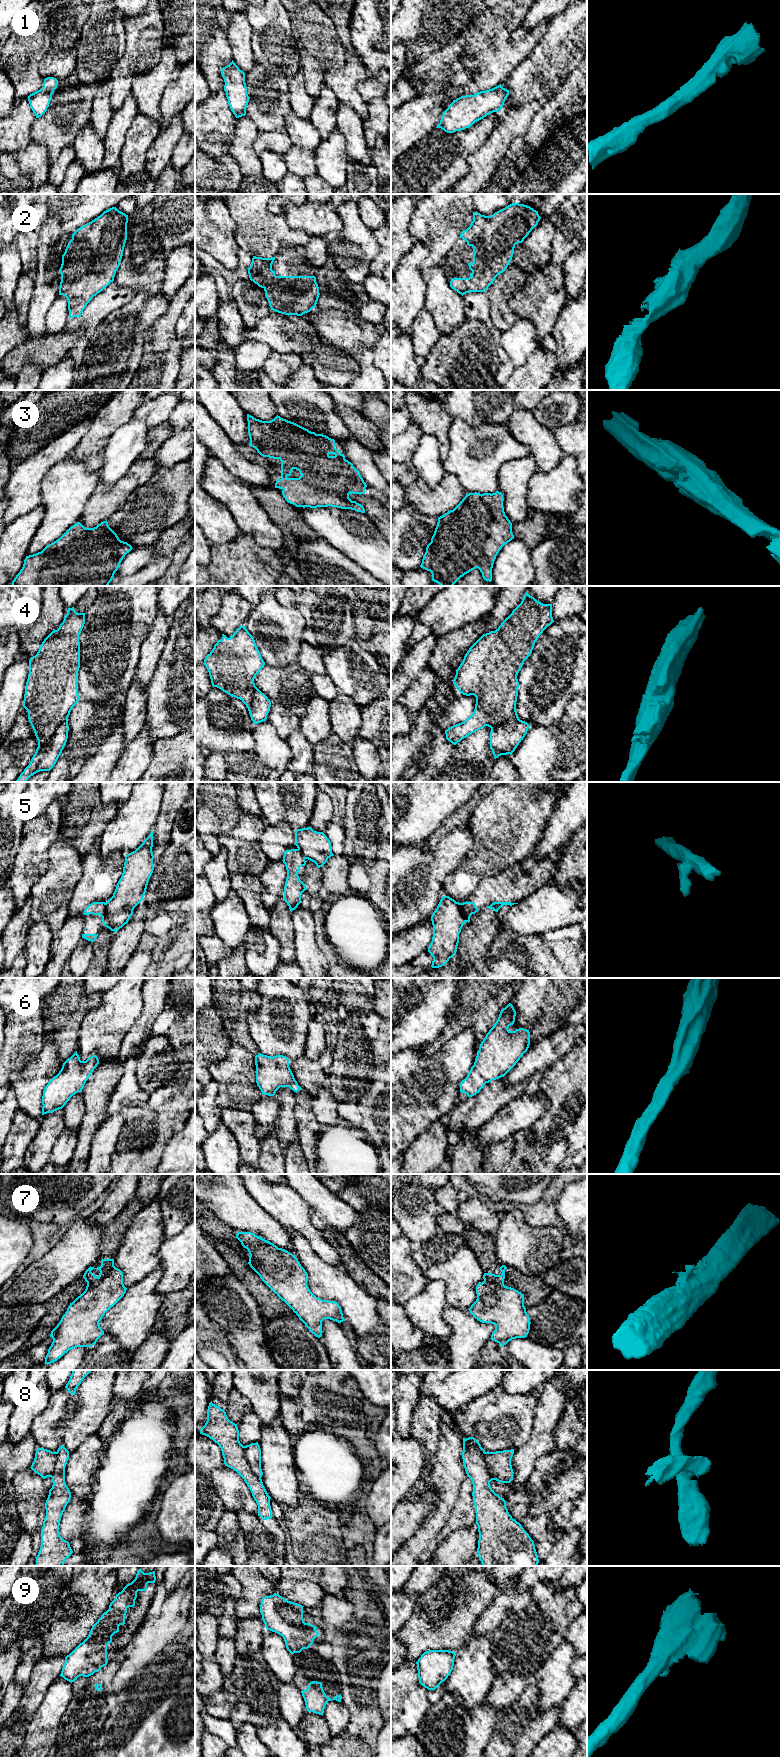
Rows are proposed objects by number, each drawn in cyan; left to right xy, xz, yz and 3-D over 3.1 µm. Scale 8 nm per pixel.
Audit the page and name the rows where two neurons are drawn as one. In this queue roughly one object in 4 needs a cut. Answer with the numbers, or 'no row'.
5, 8

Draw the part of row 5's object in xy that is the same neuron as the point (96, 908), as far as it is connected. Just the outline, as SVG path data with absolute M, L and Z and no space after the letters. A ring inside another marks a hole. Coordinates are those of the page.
M93 902L89 904L85 910L84 910L84 915L100 915L102 917L102 923L104 921L106 913L106 903L105 902Z

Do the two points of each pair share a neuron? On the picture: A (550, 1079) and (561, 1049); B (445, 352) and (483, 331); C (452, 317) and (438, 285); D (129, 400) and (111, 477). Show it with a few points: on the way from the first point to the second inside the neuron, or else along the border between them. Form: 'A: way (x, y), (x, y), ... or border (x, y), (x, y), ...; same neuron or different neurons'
A: border (574, 1045), (543, 1074); different neurons
B: way (454, 343), (465, 332), (474, 331); same neuron
C: way (447, 309), (439, 297), (439, 293); same neuron
D: border (131, 420), (121, 425), (106, 441); different neurons

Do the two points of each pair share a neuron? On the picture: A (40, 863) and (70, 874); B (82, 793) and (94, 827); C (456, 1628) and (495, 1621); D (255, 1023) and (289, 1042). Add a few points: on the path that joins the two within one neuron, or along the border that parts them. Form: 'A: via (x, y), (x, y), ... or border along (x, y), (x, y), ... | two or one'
A: border along (53, 843), (48, 851), (48, 868), (33, 885) | two
B: via (84, 801), (84, 817), (86, 819) | one
C: border along (488, 1605), (476, 1622), (469, 1637) | two
D: via (263, 1024), (273, 1026), (281, 1034) | one

